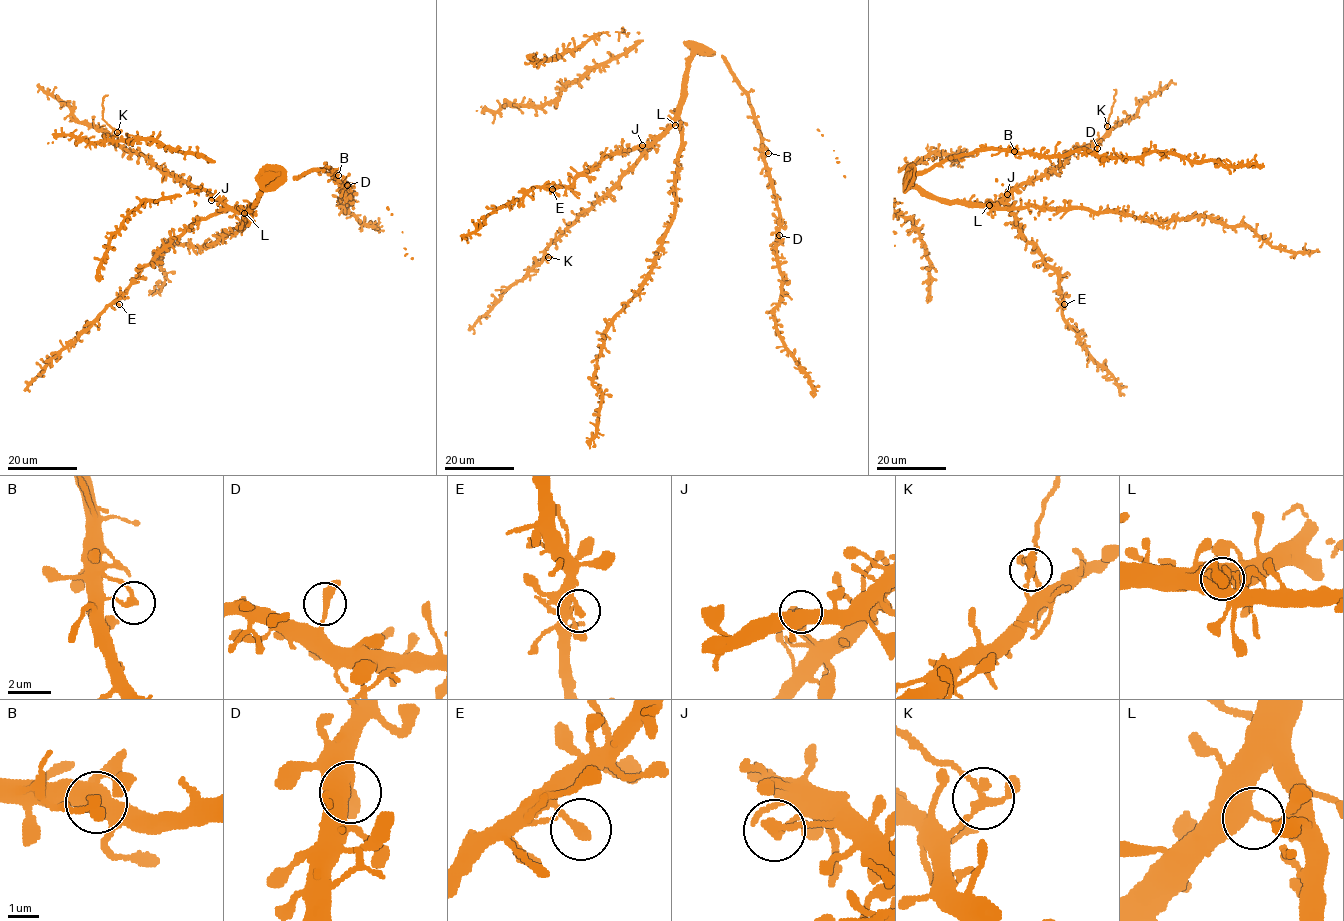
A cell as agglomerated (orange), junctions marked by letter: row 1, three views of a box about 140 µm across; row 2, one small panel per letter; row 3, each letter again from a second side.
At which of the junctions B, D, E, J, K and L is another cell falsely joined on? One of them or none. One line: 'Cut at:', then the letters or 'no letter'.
Cut at: K

